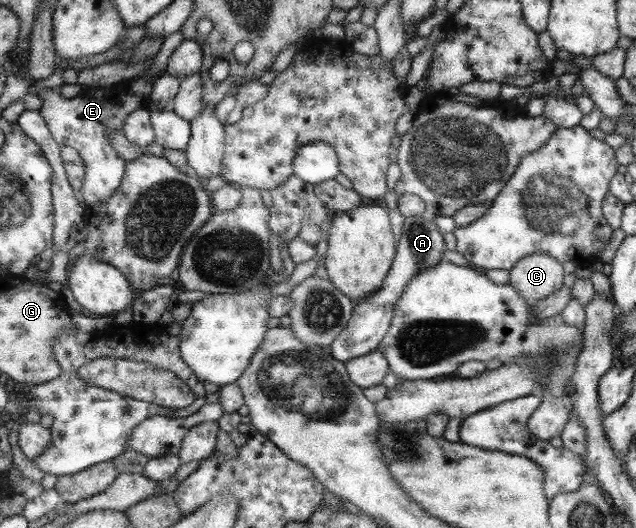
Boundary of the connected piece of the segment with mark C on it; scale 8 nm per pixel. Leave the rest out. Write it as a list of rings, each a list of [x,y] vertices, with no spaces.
[[[543,253],[522,258],[509,273],[509,282],[521,296],[534,303],[553,295],[563,282],[561,263],[554,256]]]

